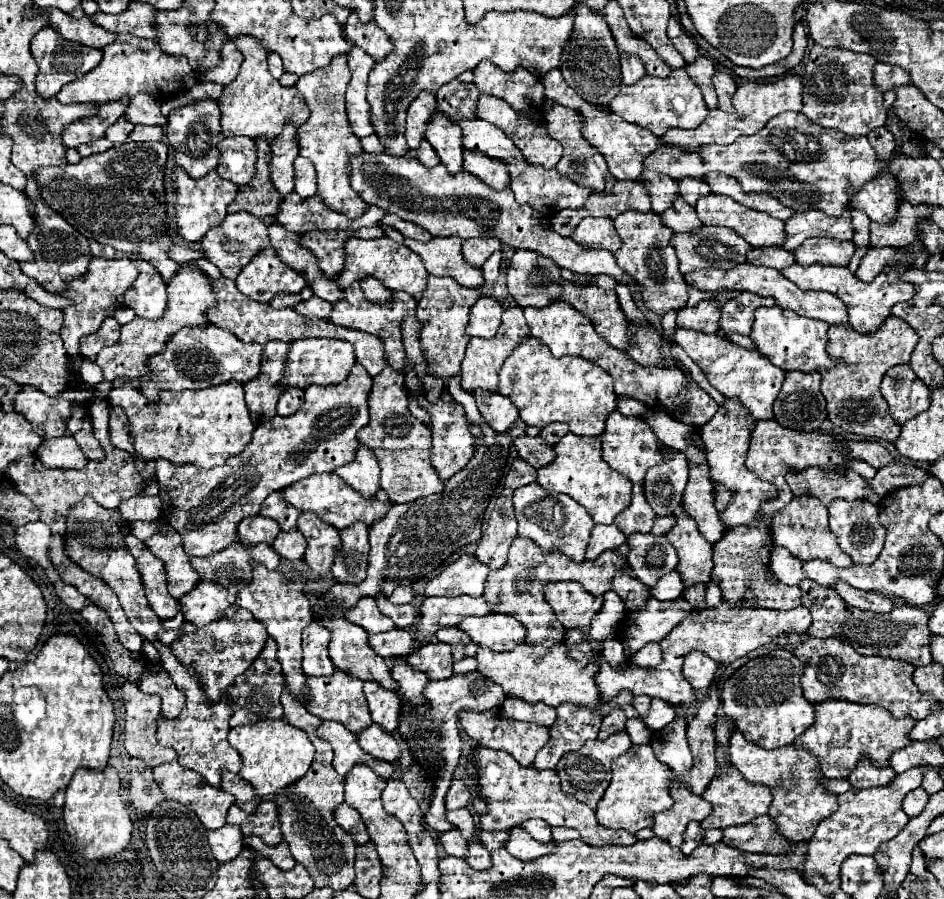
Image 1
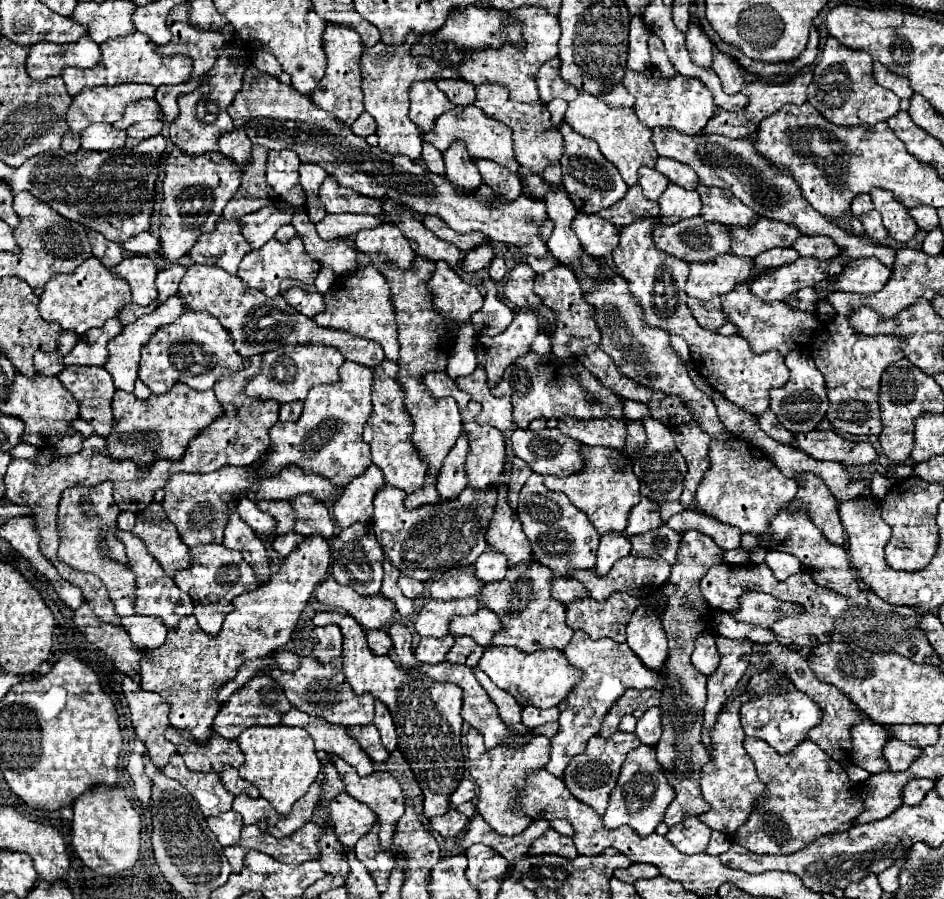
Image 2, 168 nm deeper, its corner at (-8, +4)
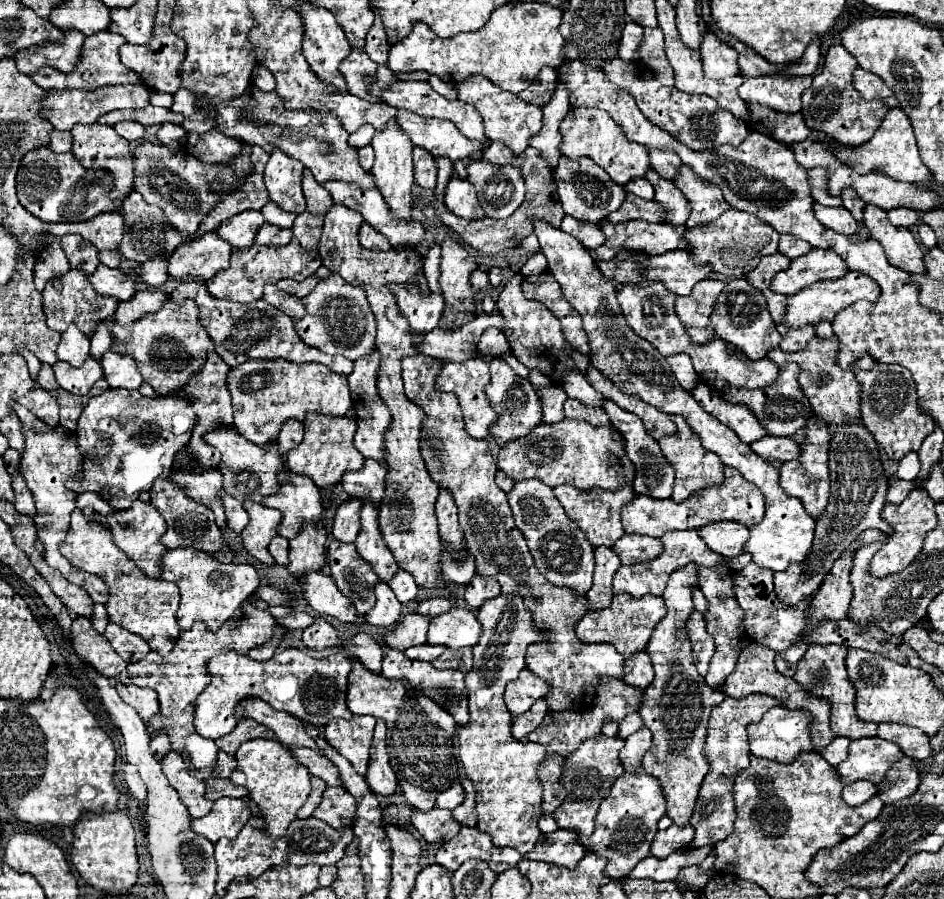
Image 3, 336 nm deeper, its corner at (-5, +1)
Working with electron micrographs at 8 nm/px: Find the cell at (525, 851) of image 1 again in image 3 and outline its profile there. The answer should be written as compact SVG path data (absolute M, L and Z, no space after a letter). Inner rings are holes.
M559 829L555 833L541 835L537 839L535 849L525 857L575 869L577 863L583 859L583 855L585 855L585 847L577 841L577 835L573 831Z

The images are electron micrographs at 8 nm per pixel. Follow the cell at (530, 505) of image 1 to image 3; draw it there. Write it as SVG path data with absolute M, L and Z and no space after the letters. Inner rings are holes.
M537 479L517 481L507 493L507 501L513 511L515 525L527 539L539 573L555 587L569 587L577 595L585 595L593 579L593 547L589 547L583 531L575 523L569 523L563 507L553 499L553 489Z

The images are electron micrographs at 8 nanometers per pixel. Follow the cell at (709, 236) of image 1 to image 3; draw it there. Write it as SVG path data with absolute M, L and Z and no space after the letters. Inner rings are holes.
M605 219L601 223L605 233L605 243L595 249L597 259L609 261L619 251L645 251L649 255L661 255L665 251L685 249L683 233L685 227L675 227L671 223L645 223L645 221L625 221L611 223Z

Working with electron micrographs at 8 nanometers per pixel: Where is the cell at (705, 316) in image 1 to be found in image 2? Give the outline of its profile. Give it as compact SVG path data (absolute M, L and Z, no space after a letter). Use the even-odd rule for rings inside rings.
M720 298L716 300L688 300L688 308L692 310L692 316L696 318L696 322L706 328L716 332L722 324L728 322L722 306L720 306Z

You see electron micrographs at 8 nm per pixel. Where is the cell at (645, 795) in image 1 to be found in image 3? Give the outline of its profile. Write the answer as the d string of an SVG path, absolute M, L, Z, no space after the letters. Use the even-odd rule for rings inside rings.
M643 771L637 775L621 775L611 787L611 793L599 807L595 817L595 831L591 837L581 837L581 843L591 853L607 859L605 875L611 881L619 881L629 875L629 871L645 857L649 857L651 841L657 833L657 821L665 815L665 797L661 785L651 775Z

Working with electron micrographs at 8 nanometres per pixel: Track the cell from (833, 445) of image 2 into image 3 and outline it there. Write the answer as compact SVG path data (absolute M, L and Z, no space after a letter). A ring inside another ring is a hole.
M767 435L759 441L753 441L751 451L763 459L775 459L775 461L785 463L799 455L799 443L791 441L789 437L769 437Z

